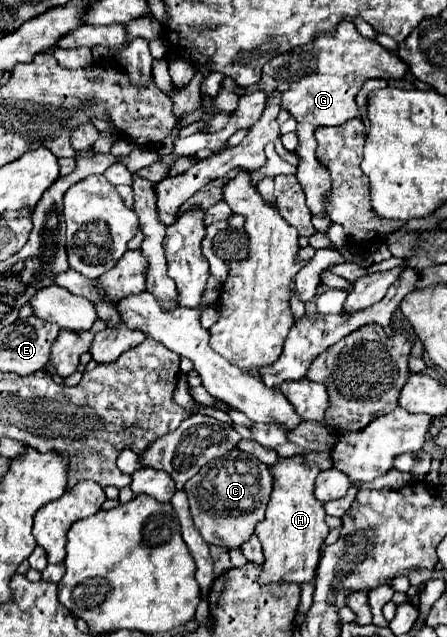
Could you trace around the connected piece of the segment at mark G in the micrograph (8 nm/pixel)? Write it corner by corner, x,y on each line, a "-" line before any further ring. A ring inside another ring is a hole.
343,20
335,34
317,36
313,42
279,54
263,66
263,76
257,88
265,90
267,96
273,90
283,90
283,108
287,108
297,120
299,146
295,152
301,156
301,164
297,167
296,176
305,190
306,204
313,214
327,216
325,200
331,192
329,168
317,160
317,142
313,140
315,128
337,126
357,118
359,106
355,96
367,80
403,80
407,72
407,64
395,52
383,48
377,40
361,36
351,20

